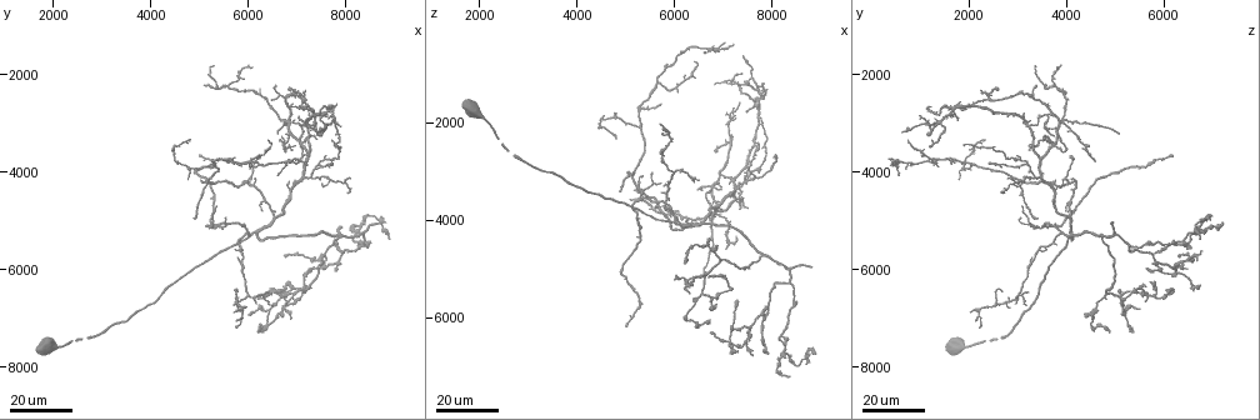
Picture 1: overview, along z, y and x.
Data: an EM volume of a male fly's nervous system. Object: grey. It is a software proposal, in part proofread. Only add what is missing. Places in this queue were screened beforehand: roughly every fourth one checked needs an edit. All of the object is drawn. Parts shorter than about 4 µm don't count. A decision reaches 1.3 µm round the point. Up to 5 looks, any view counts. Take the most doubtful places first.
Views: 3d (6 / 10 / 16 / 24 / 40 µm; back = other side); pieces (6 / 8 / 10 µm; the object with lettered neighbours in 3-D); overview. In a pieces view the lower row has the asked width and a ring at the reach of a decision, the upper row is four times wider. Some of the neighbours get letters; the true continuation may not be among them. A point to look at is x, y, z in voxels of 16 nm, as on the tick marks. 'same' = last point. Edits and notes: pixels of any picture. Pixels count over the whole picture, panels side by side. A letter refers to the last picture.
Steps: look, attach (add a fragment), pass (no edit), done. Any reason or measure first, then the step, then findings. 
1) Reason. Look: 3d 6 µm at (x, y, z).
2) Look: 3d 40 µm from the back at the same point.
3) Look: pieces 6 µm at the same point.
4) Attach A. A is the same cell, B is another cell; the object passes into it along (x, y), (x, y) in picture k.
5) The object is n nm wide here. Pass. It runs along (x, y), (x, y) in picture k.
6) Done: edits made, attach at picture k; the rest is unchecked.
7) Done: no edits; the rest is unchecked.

An open end. Look: 3d 24 µm at (8750, 5000, 5000).

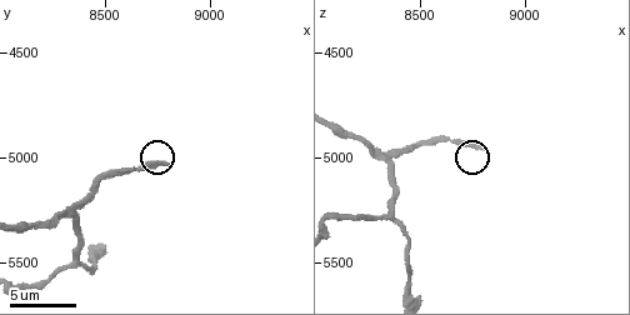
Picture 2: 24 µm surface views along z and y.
What lies round it. Look: pieces 8 µm at (8810, 5030, 4950).

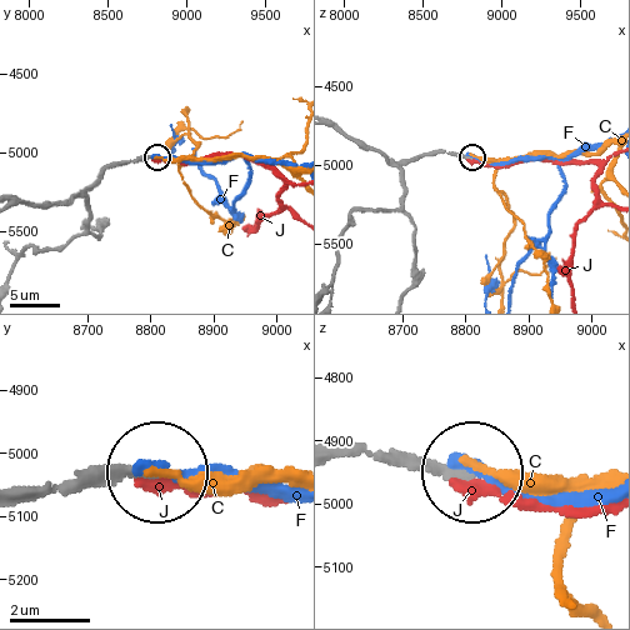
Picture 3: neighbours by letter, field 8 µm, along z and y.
The object is 200 nm wide here. Attach J. J is the same cell, C and F are other cells; it goes on there.

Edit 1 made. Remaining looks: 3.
Branch stops here. Look: 3d 24 µm at (7050, 3800, 4550).

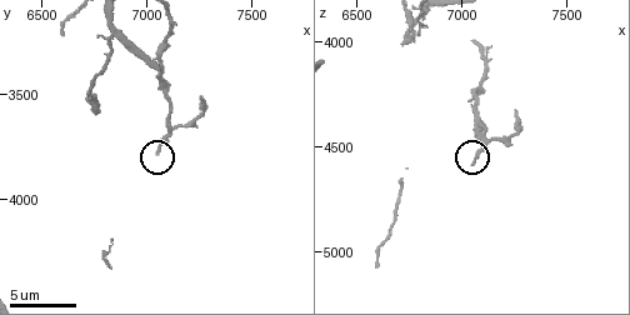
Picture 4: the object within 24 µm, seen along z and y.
Look: pieces 6 µm at (7050, 3770, 4580).

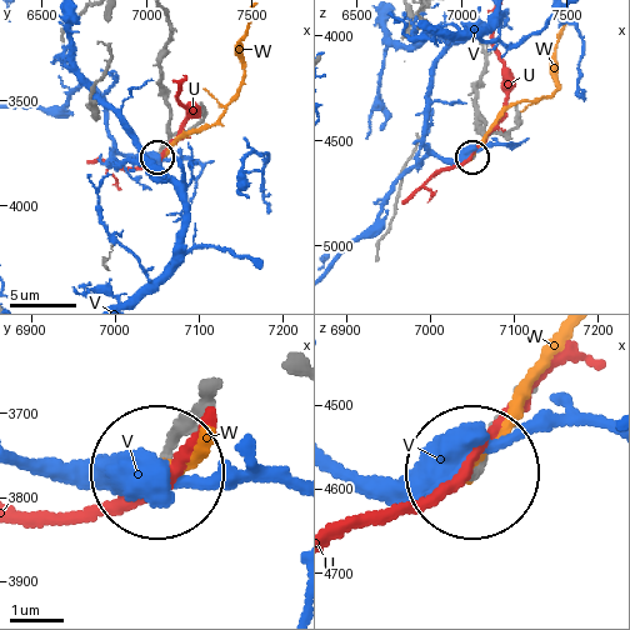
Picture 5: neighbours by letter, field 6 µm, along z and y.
The object is 160 nm wide here. Pass. U, V and W are other cells; it runs along (206, 410), (161, 473) in picture 5; no lettered fragment goes on from it.

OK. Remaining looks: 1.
Done: edits made, attach at picture 3; the rest is unchecked.

